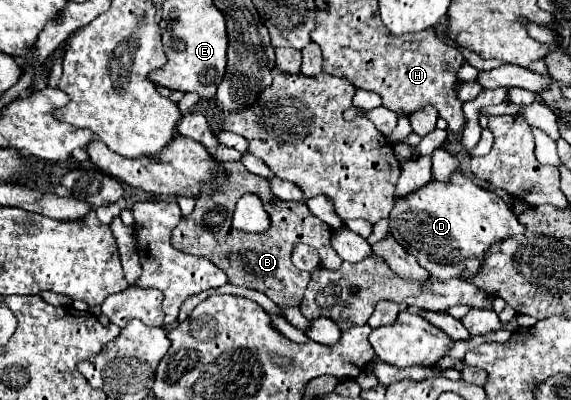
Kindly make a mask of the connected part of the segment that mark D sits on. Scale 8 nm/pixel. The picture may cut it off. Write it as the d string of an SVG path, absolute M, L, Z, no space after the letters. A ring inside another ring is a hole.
M457 173L457 177L451 177L447 183L431 181L425 189L421 189L421 193L397 199L389 215L389 223L389 231L395 241L405 245L423 269L441 281L471 281L481 269L491 245L501 243L511 235L525 233L525 225L517 221L517 215L501 197L475 185L463 173Z

